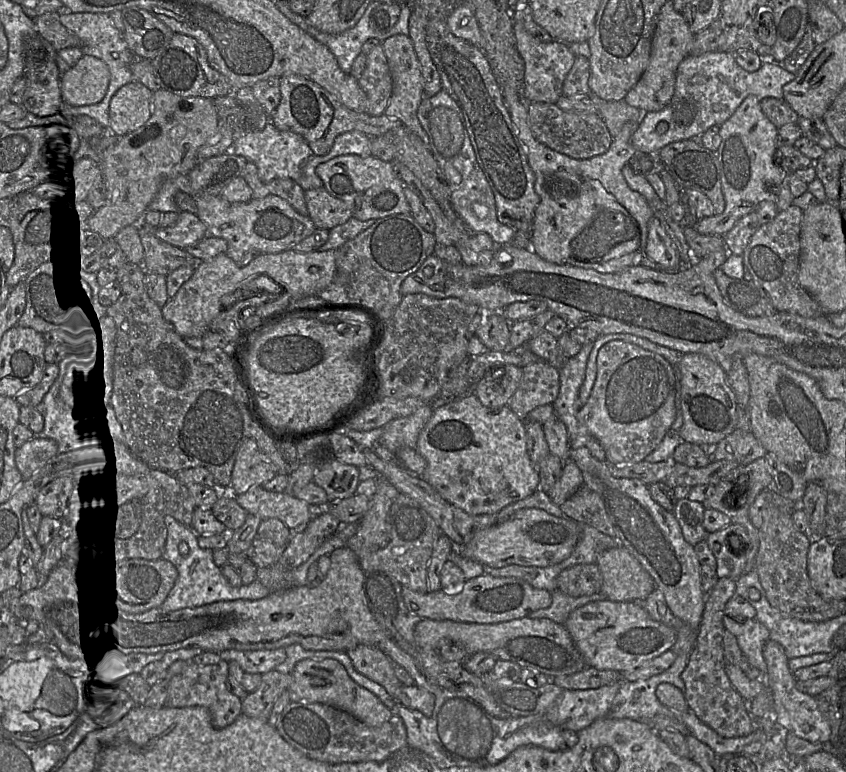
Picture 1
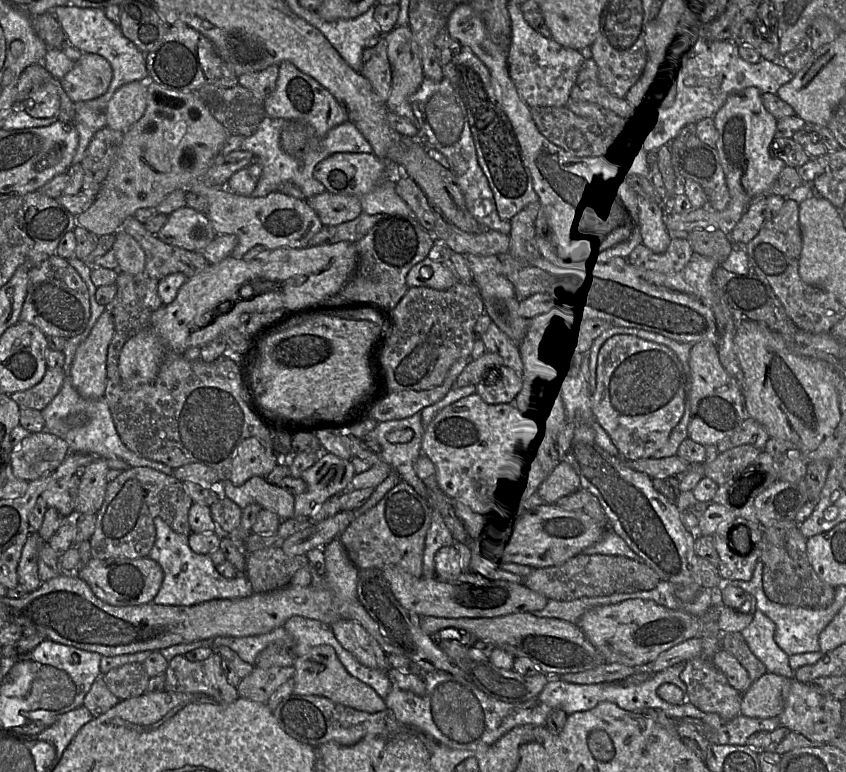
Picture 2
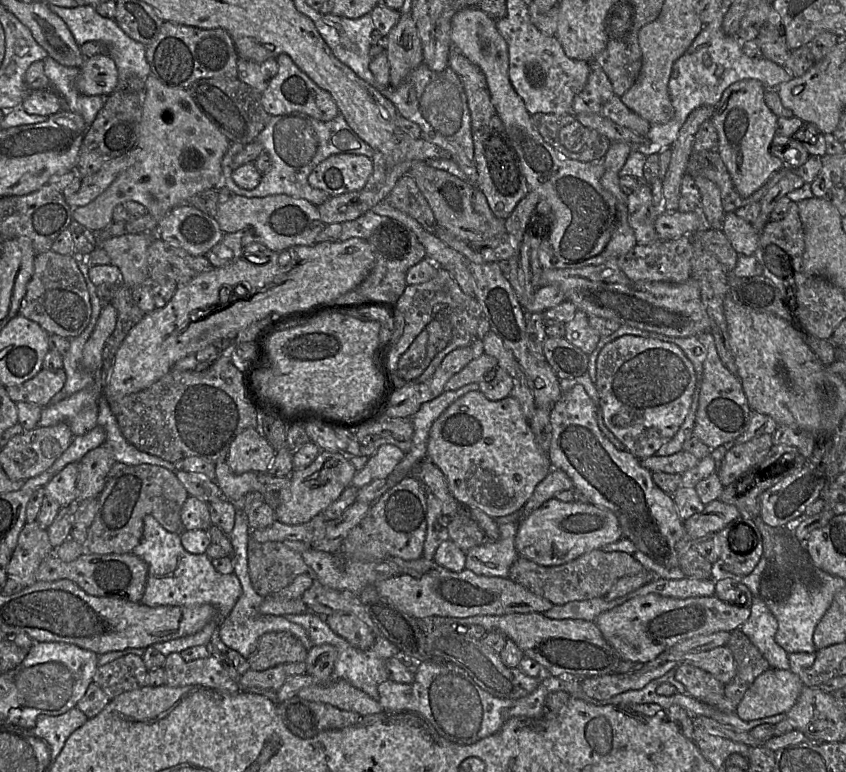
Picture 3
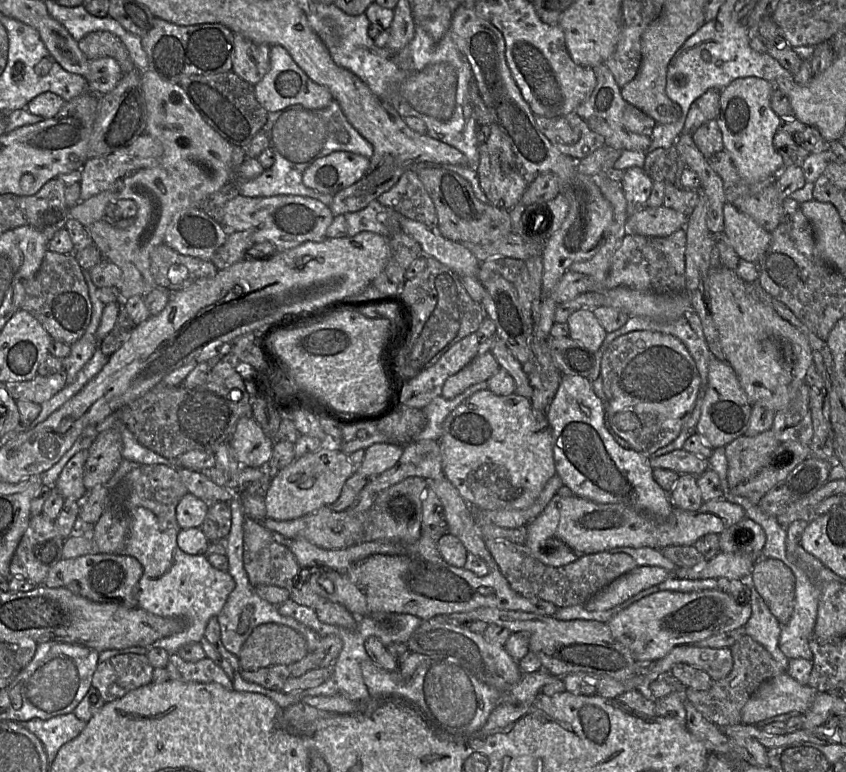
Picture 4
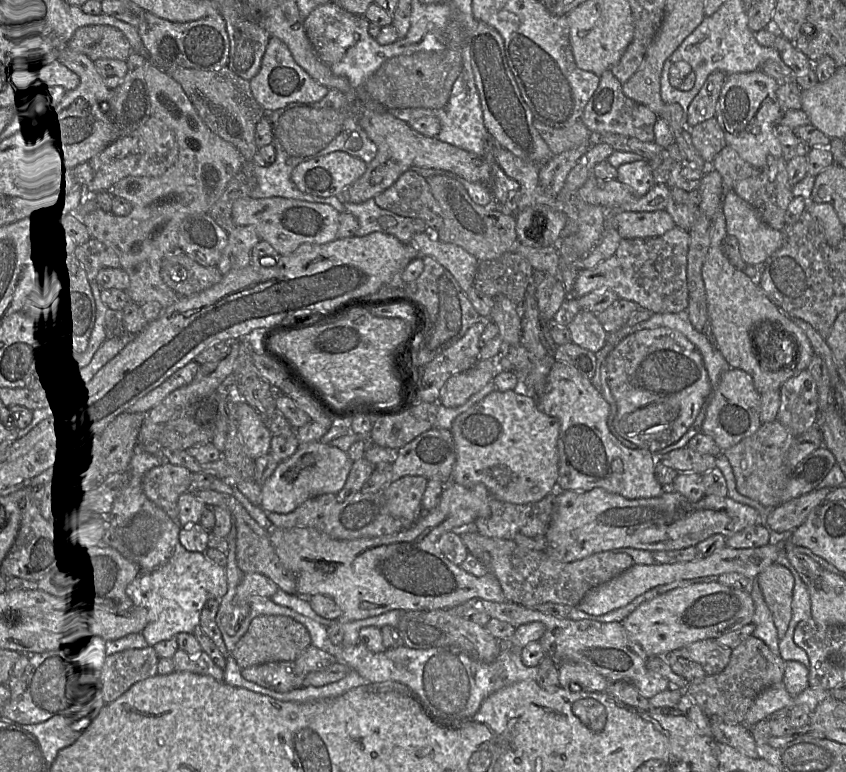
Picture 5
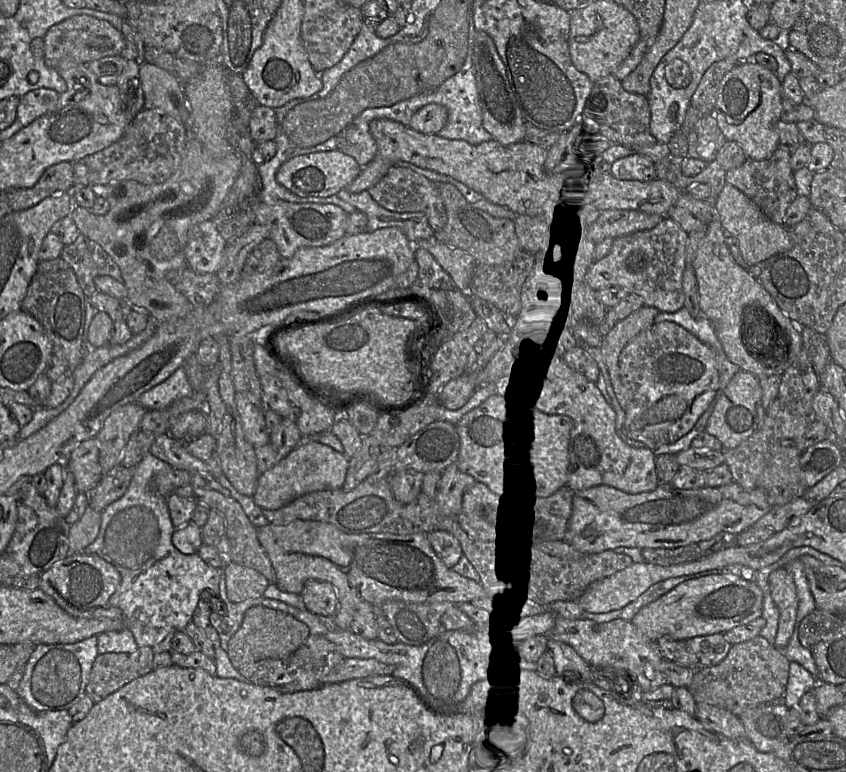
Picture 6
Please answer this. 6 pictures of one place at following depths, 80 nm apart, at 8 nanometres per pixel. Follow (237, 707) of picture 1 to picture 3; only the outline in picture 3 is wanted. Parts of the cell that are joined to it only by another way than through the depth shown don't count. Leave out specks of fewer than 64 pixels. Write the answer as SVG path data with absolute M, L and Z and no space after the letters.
M171 653L166 656L163 668L165 685L170 687L197 685L227 693L241 691L239 684L229 677L213 656L185 661L179 653Z

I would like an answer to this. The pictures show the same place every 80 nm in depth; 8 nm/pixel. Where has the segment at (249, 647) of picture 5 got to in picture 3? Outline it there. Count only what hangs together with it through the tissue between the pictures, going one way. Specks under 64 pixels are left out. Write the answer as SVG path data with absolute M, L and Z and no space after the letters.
M270 631L261 635L247 661L251 670L264 671L283 663L303 662L308 650L293 634Z

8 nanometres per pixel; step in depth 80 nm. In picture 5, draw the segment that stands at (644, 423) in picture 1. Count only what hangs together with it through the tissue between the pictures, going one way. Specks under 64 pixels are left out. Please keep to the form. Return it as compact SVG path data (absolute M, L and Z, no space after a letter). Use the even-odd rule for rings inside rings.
M666 327L643 329L628 335L610 351L605 359L605 364L607 383L617 406L617 413L612 422L612 431L629 440L637 448L648 450L653 454L674 444L686 433L711 392L709 376L701 354L682 333L674 329ZM651 403L672 405L678 410L678 415L672 422L661 423L639 434L626 434L620 431L620 421L625 416Z

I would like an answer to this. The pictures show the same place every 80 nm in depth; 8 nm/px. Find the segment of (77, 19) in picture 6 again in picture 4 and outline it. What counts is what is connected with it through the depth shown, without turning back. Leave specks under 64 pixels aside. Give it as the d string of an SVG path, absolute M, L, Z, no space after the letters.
M95 31L77 41L88 60L112 57L117 60L123 73L137 70L119 37L108 31Z

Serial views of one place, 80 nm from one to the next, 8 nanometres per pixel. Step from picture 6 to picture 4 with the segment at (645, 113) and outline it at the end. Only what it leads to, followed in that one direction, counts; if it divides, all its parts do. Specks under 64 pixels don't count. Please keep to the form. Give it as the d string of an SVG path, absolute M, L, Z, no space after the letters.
M604 64L592 70L596 86L590 97L576 109L576 115L585 121L601 118L626 131L650 137L655 120L622 98L620 87Z

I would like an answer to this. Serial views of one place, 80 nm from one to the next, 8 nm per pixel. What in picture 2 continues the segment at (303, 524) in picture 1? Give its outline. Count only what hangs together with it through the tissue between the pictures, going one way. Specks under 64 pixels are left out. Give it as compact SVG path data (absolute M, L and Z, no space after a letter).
M254 476L241 486L235 486L227 479L218 483L218 489L241 509L254 503L276 513L281 520L294 517L295 497L277 485L269 484L265 477Z

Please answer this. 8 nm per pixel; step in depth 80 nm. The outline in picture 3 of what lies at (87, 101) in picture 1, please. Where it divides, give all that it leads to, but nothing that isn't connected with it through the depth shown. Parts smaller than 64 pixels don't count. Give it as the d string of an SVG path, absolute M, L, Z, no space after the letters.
M108 54L86 58L75 80L77 90L89 96L107 96L118 84L117 66Z

